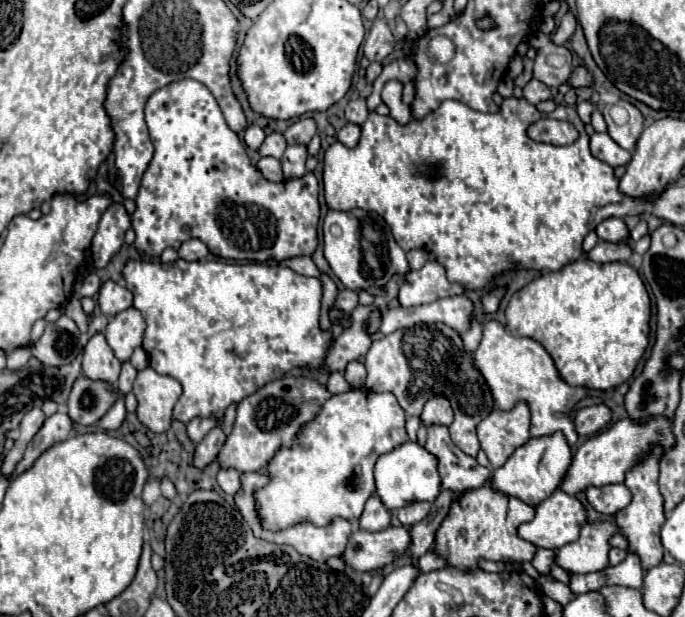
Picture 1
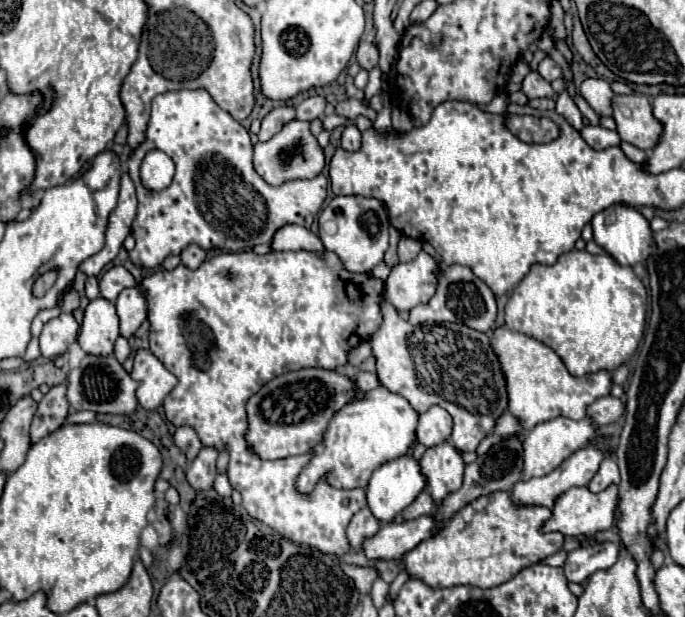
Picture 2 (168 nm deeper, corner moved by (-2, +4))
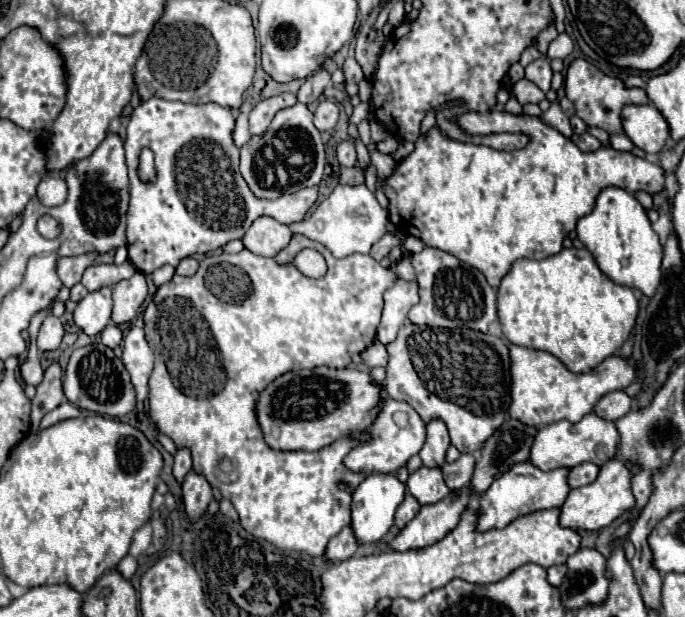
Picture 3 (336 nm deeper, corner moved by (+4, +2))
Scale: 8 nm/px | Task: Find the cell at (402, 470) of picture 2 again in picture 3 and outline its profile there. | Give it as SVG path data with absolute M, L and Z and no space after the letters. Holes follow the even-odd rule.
M374 472L366 476L352 494L352 528L360 542L380 542L390 526L394 524L394 512L402 504L406 486L398 480L396 474Z

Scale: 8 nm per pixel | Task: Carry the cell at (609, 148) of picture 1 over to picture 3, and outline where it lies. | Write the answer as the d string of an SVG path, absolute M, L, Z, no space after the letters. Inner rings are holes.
M584 132L584 134L574 134L572 136L572 140L574 140L574 144L582 150L582 152L594 152L594 150L598 150L602 144L600 144L600 140L596 140L594 136L590 136L588 132Z

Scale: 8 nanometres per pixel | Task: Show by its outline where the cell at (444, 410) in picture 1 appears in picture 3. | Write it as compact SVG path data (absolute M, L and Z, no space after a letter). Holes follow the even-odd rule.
M436 418L430 420L426 424L426 442L420 450L420 458L424 466L442 466L448 446L450 446L450 438L446 424Z

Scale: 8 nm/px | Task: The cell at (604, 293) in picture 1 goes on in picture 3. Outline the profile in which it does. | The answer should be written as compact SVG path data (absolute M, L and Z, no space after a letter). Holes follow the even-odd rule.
M568 248L546 260L516 260L498 290L498 318L508 342L554 354L570 372L590 372L608 356L614 356L628 340L638 316L638 300L632 288L612 282L586 248Z

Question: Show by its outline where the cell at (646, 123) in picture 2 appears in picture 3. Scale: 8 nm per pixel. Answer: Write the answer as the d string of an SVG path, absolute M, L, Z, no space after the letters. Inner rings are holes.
M628 104L622 108L624 134L646 152L660 152L668 138L668 122L654 104Z

